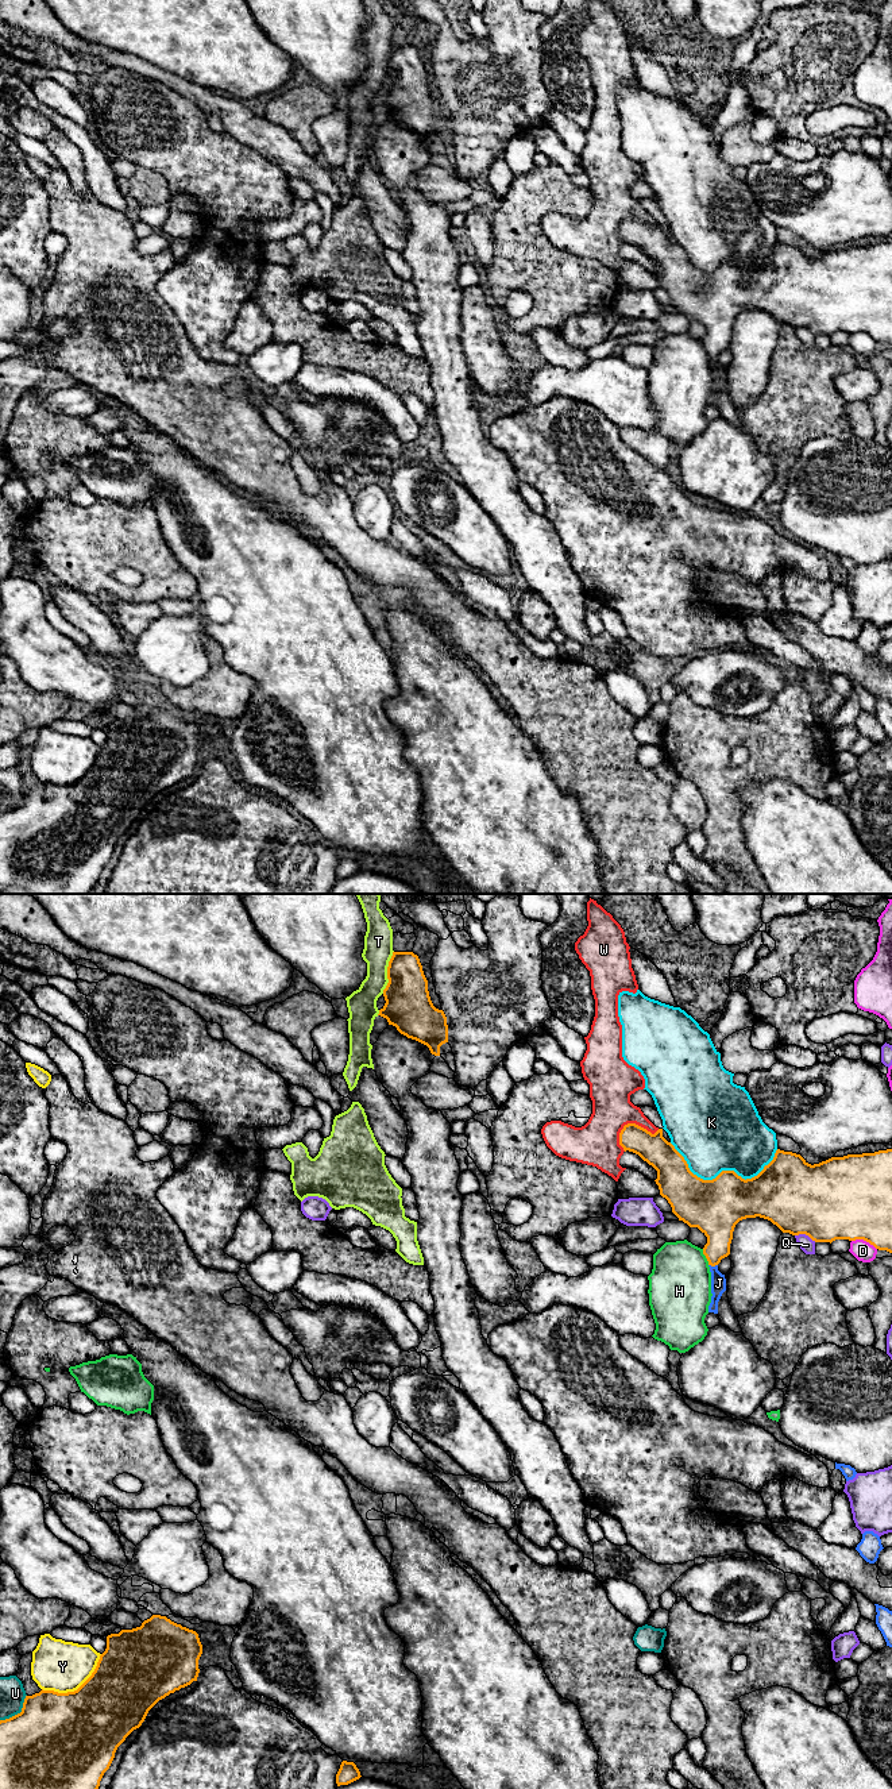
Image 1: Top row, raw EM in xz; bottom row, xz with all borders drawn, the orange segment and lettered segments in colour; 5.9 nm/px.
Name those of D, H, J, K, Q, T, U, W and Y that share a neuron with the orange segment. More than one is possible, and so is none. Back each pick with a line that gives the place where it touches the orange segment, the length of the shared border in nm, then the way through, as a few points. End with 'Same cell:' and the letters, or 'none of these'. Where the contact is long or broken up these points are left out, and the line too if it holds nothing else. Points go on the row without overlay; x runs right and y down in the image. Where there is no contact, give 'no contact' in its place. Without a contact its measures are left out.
J: xz (713, 358) | 60 nm | across xz (717, 316), (717, 340), (713, 358), (718, 376)
Same cell: J

